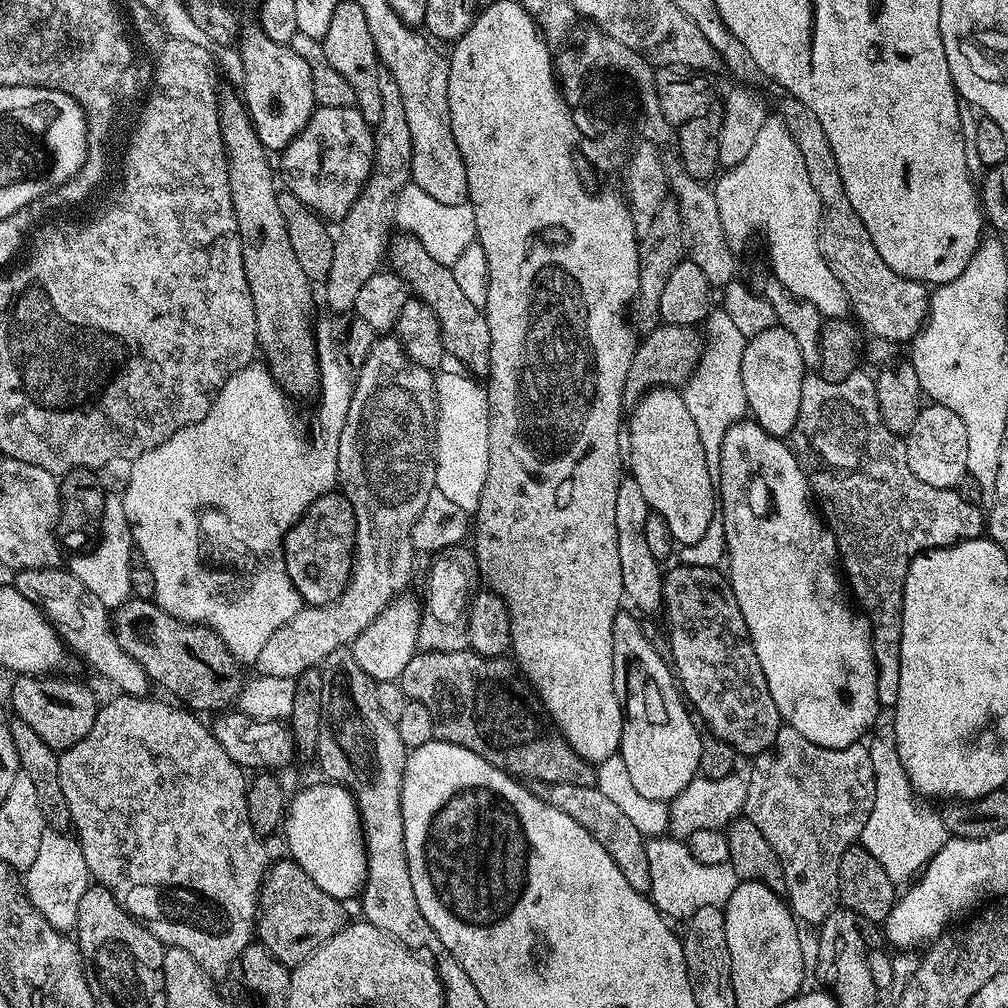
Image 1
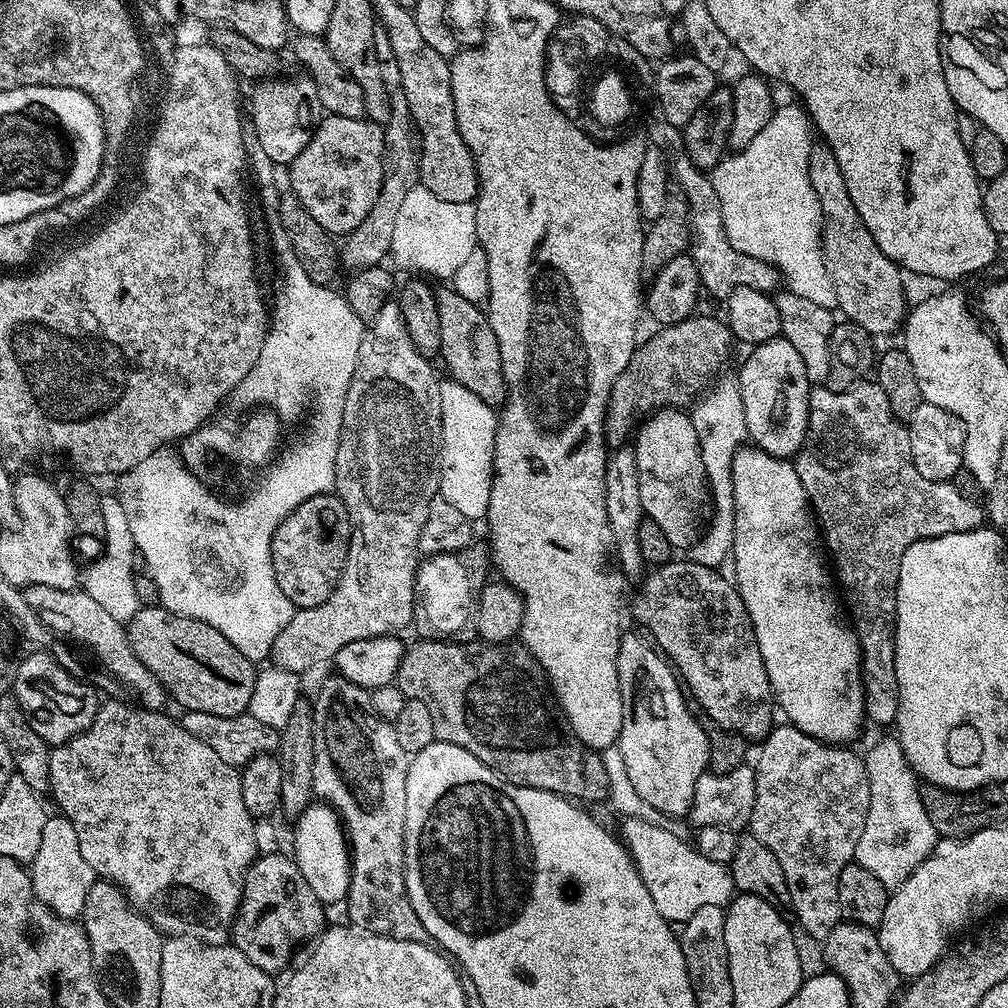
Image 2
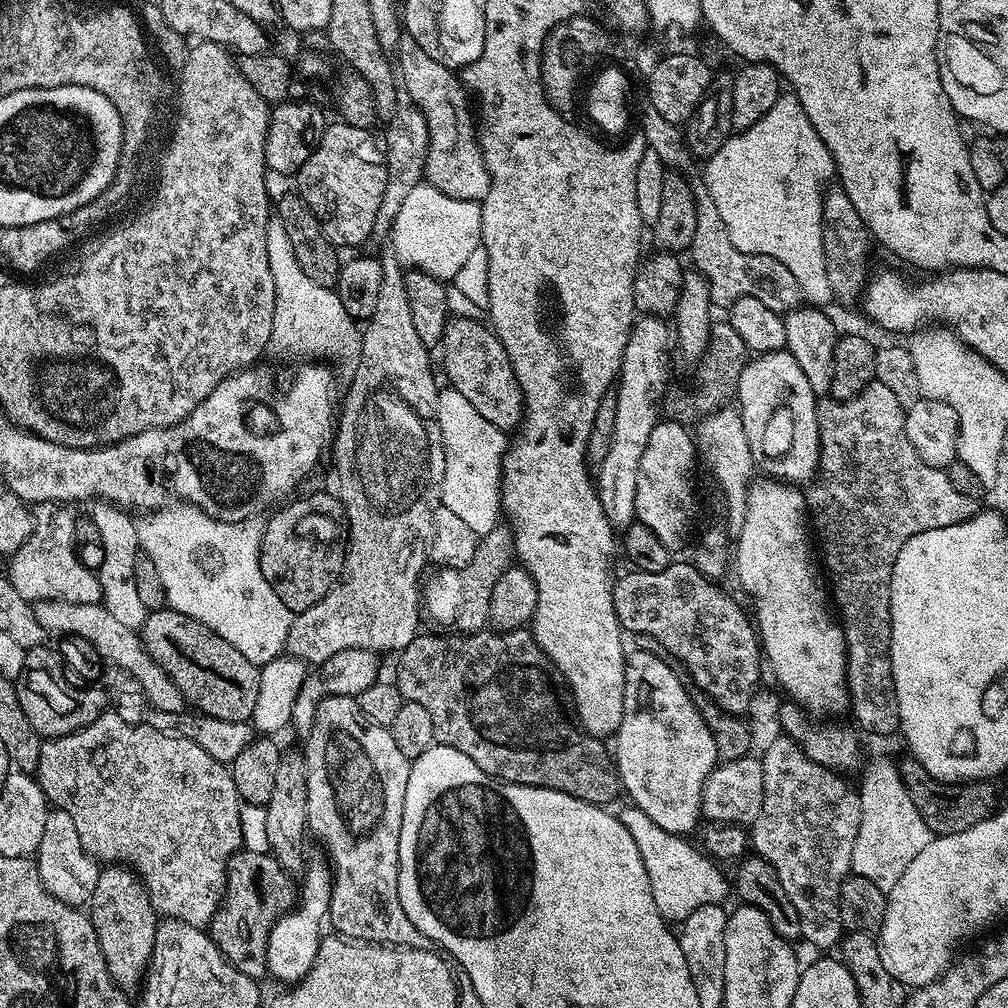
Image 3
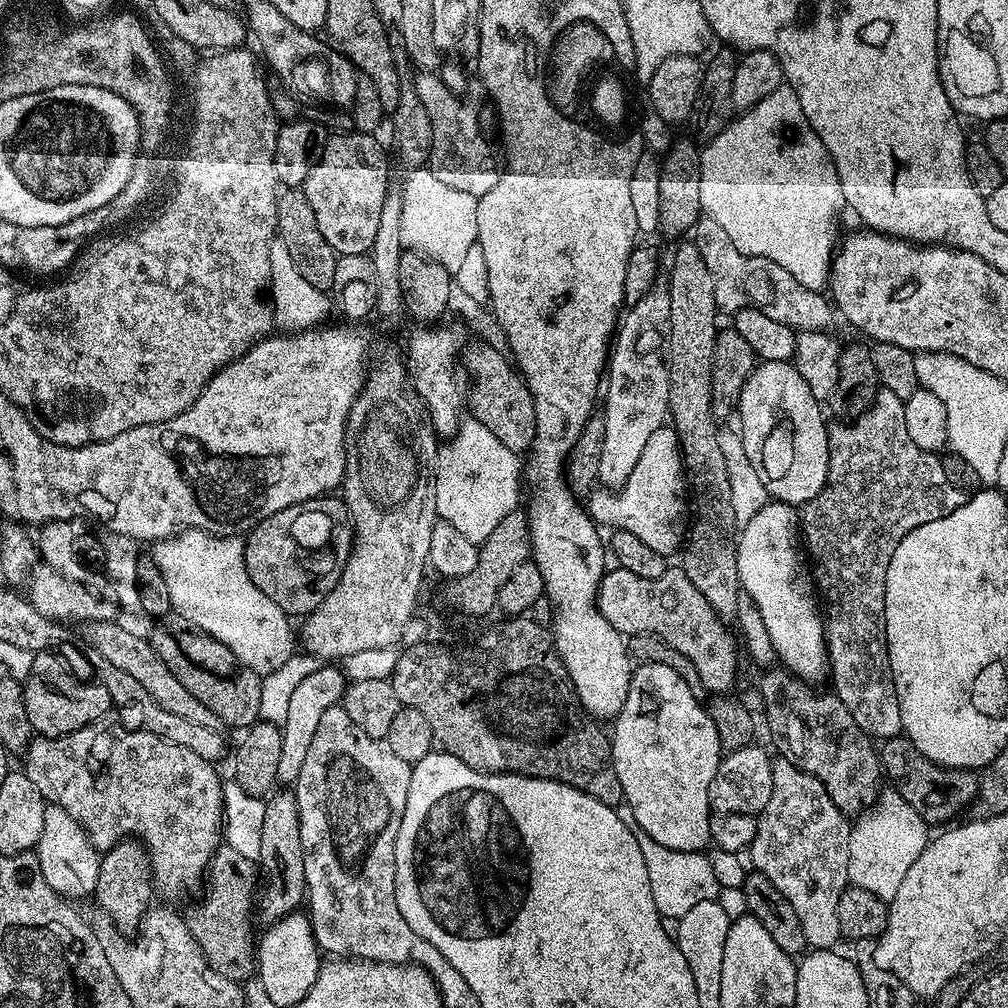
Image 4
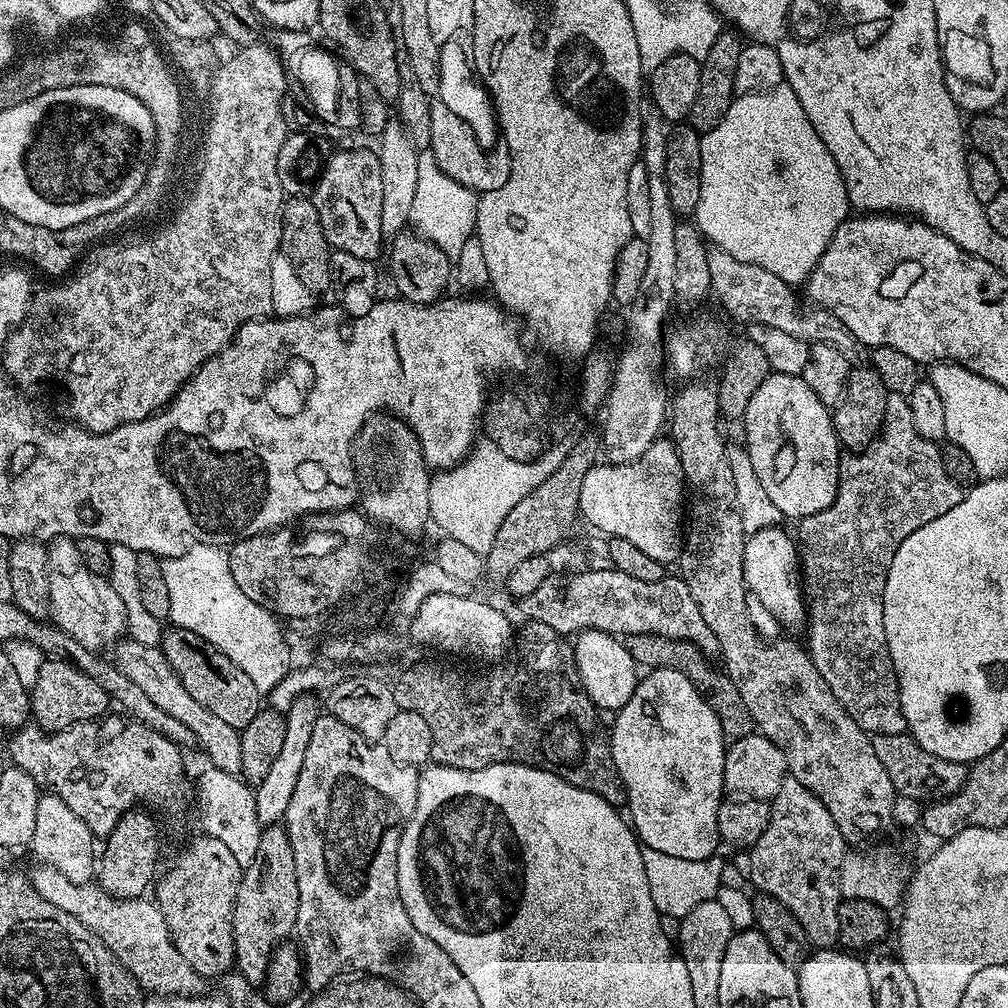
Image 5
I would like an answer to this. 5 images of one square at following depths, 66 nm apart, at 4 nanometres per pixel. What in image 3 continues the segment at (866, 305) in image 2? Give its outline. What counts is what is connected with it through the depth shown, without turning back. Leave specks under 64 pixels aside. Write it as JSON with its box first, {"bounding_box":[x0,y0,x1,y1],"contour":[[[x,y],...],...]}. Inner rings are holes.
{"bounding_box":[822,187,870,304],"contour":[[[829,187],[824,193],[822,208],[822,222],[824,223],[822,242],[826,258],[826,274],[830,278],[833,297],[844,304],[852,304],[855,300],[857,303],[861,299],[862,289],[865,287],[866,277],[869,275],[868,244],[870,245],[870,237],[868,228],[862,222],[858,210],[854,210],[854,202],[850,202],[850,198],[843,188],[832,187]]]}

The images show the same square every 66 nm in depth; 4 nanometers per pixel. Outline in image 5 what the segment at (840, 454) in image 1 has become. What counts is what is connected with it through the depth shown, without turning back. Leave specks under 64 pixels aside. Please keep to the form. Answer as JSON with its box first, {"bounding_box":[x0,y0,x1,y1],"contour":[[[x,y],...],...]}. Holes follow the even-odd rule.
{"bounding_box":[797,392,962,734],"contour":[[[889,392],[884,425],[880,435],[867,448],[848,454],[840,461],[840,481],[834,502],[818,514],[799,521],[797,532],[800,553],[800,574],[806,601],[806,647],[818,674],[826,678],[826,686],[842,702],[846,714],[869,734],[898,734],[908,732],[902,714],[900,687],[890,658],[884,629],[884,591],[890,562],[894,554],[914,530],[942,518],[946,510],[954,510],[962,488],[950,480],[940,457],[937,441],[922,438],[914,430],[914,414],[910,414],[907,396]]]}

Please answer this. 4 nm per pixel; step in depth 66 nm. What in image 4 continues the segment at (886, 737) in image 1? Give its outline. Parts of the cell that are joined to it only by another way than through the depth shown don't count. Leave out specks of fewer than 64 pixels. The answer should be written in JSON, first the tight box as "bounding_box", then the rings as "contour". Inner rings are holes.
{"bounding_box":[848,786,930,901],"contour":[[[888,786],[881,791],[870,807],[855,817],[850,834],[850,862],[848,863],[848,879],[851,887],[870,890],[870,894],[878,894],[878,898],[890,901],[898,894],[898,886],[902,886],[902,878],[906,878],[906,870],[914,866],[914,858],[922,854],[922,850],[930,842],[929,825],[898,794],[895,788]]]}

